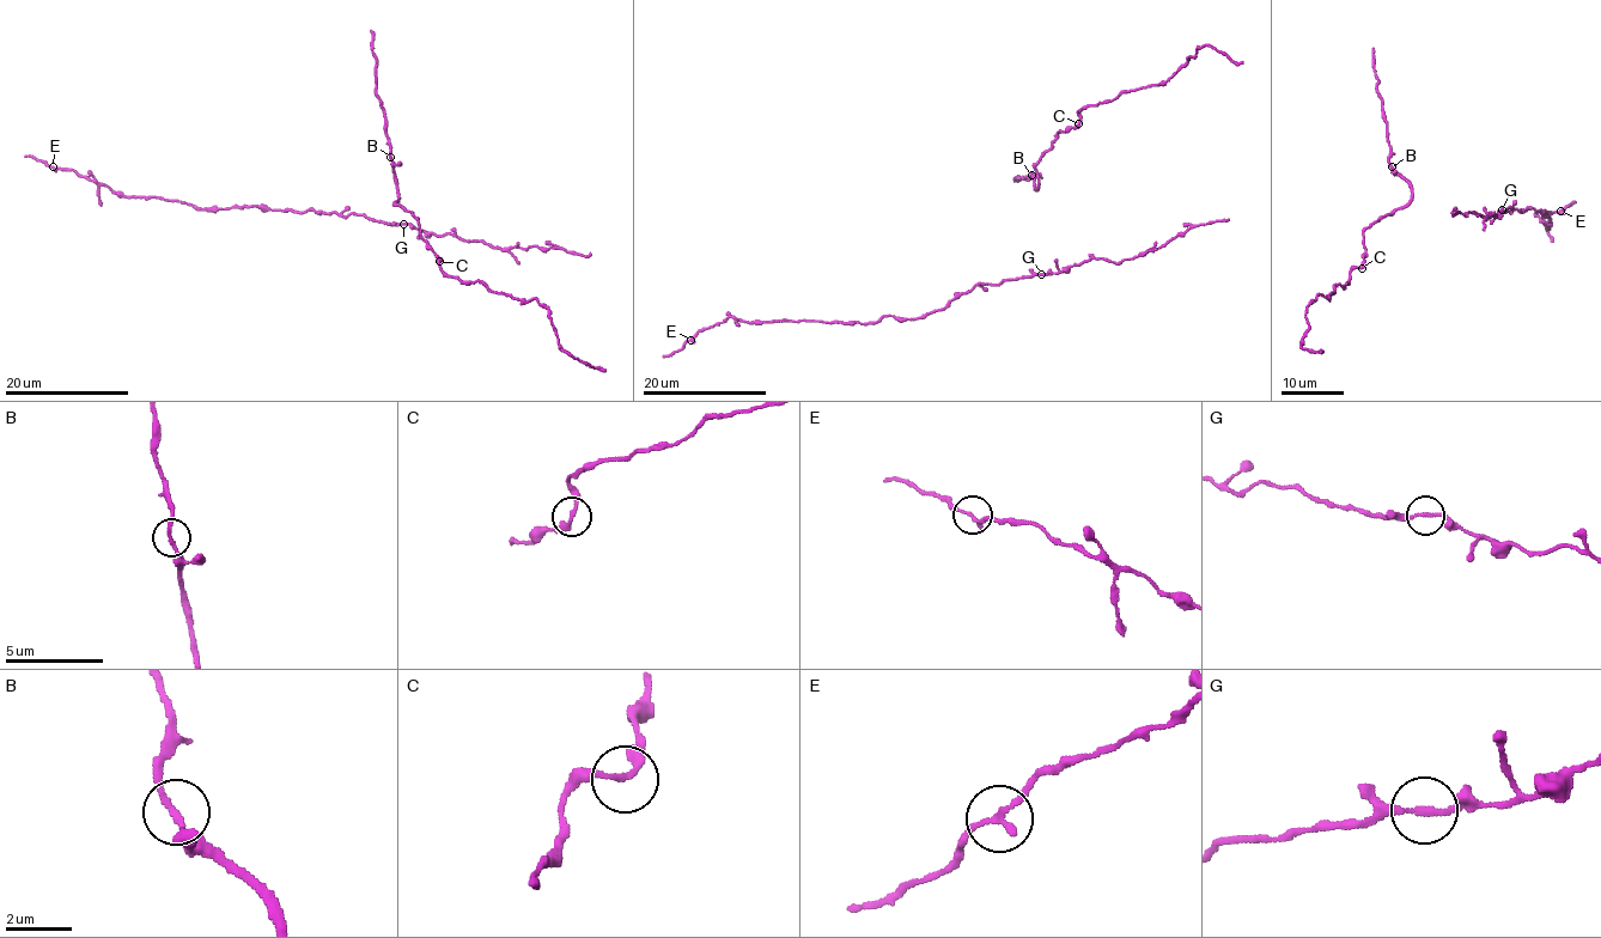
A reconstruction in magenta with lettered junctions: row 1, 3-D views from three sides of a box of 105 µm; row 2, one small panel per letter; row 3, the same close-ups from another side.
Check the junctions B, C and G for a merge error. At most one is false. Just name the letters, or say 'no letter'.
no letter

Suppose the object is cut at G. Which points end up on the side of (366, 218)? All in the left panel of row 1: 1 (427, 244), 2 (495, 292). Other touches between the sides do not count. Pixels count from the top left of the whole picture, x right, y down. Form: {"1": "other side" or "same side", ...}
{"1": "other side", "2": "other side"}

